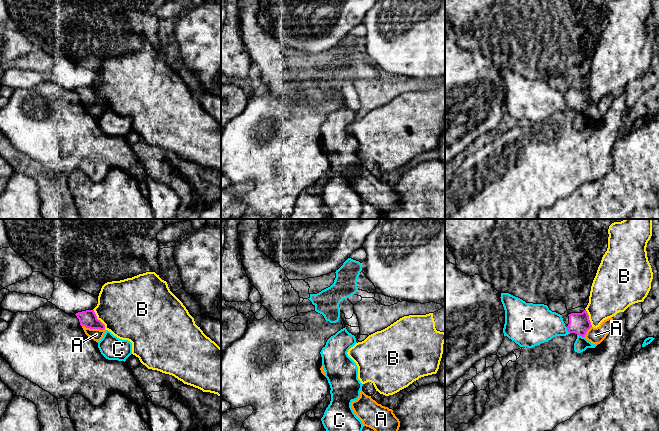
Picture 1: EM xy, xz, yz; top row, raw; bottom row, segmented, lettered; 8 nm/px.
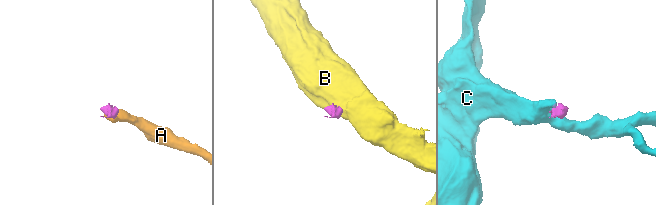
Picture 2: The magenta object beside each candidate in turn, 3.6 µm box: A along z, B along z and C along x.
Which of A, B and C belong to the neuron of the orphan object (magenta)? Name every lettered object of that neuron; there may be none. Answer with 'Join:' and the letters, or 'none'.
Join: A

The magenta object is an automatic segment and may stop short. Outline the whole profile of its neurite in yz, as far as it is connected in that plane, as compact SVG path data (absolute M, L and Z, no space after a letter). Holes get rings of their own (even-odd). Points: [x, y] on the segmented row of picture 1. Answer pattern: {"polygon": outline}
{"polygon": "M584 307L567 310L562 314L563 321L569 333L585 337L592 344L600 344L612 329L613 318L604 320L599 327L594 328Z"}

